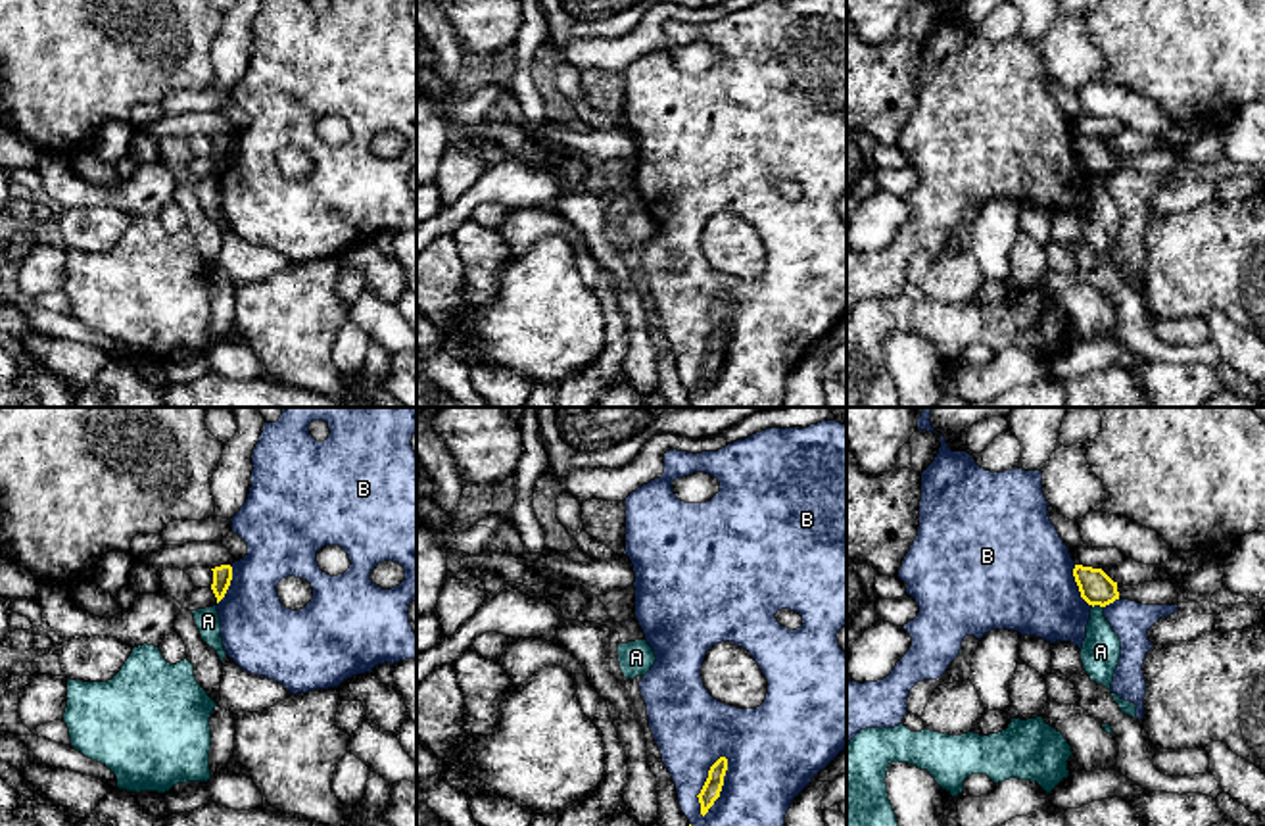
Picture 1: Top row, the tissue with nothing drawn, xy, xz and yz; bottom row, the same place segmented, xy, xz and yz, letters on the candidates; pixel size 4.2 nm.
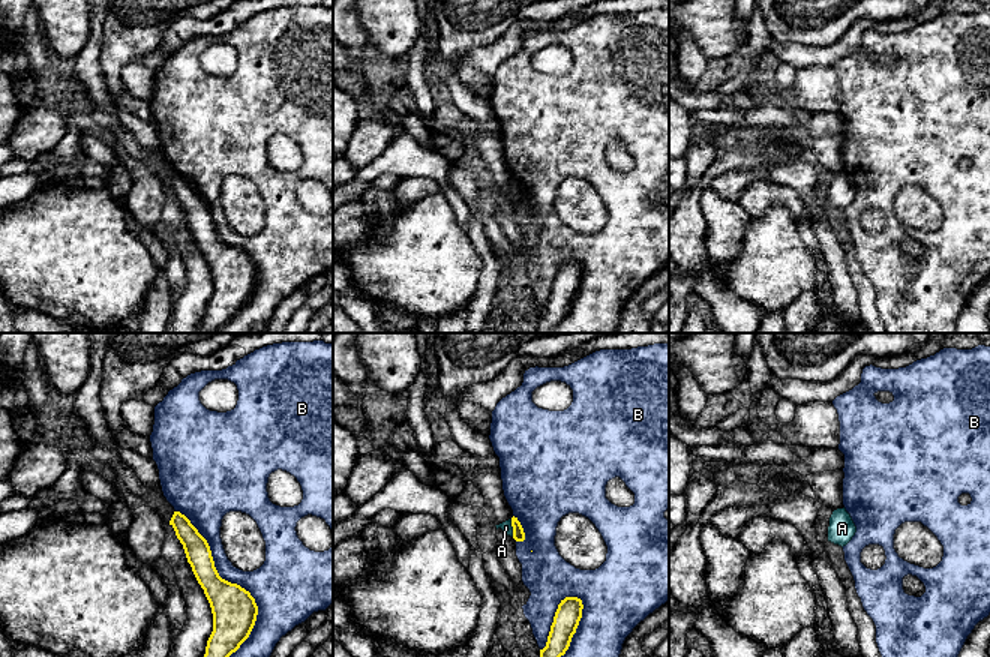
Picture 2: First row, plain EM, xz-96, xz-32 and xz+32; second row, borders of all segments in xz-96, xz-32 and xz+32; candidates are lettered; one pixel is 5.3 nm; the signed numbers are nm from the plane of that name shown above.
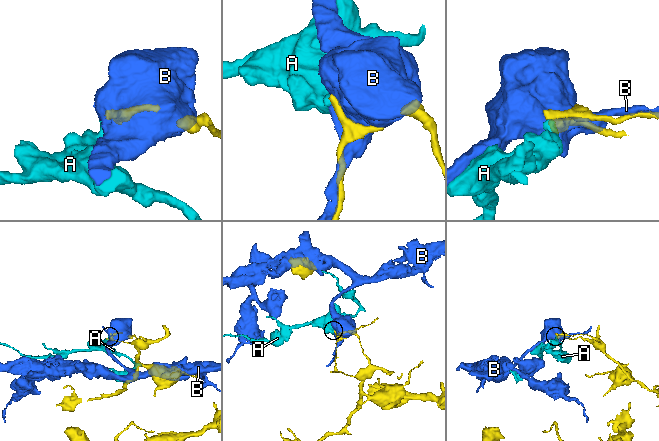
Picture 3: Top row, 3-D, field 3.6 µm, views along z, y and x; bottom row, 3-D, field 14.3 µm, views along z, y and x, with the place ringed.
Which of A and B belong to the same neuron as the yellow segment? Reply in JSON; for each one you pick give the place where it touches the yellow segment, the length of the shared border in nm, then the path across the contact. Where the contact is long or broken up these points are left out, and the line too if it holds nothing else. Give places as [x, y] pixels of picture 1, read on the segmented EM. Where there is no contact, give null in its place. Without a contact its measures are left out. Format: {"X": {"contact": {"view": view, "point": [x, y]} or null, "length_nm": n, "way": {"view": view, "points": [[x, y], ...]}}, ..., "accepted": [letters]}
{"accepted": []}

